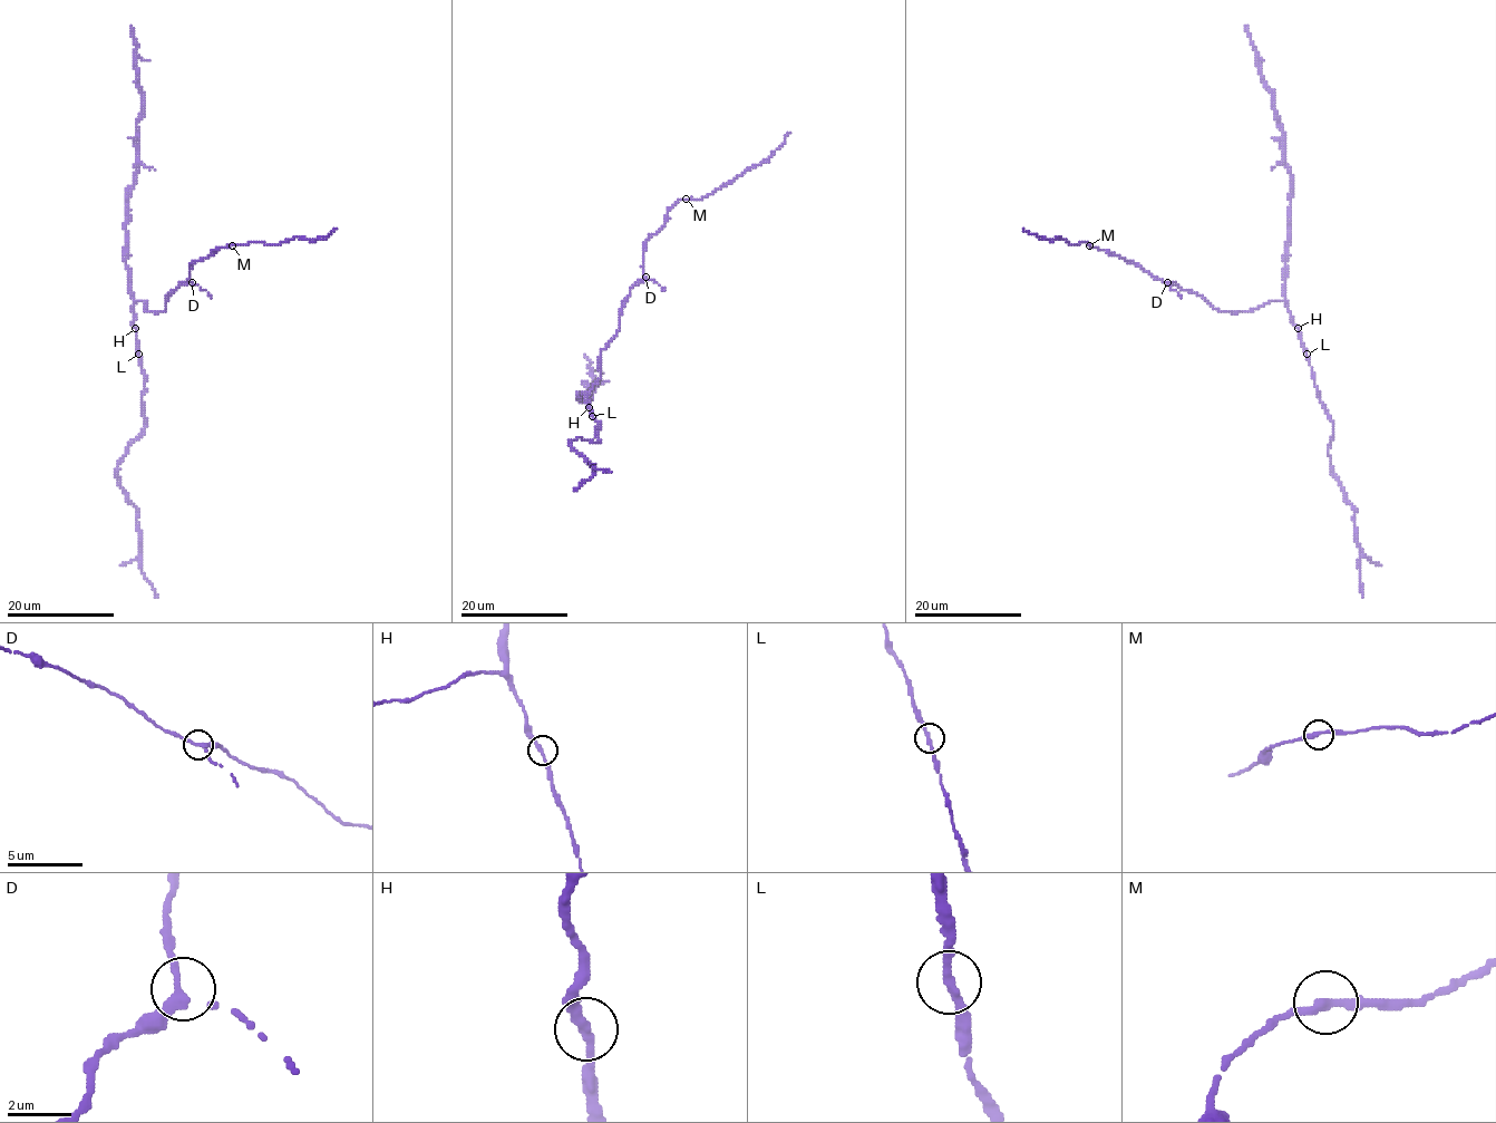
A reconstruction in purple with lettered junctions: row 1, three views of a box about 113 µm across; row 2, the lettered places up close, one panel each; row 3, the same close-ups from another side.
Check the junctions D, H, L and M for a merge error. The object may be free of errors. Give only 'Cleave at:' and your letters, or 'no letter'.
Cleave at: no letter

